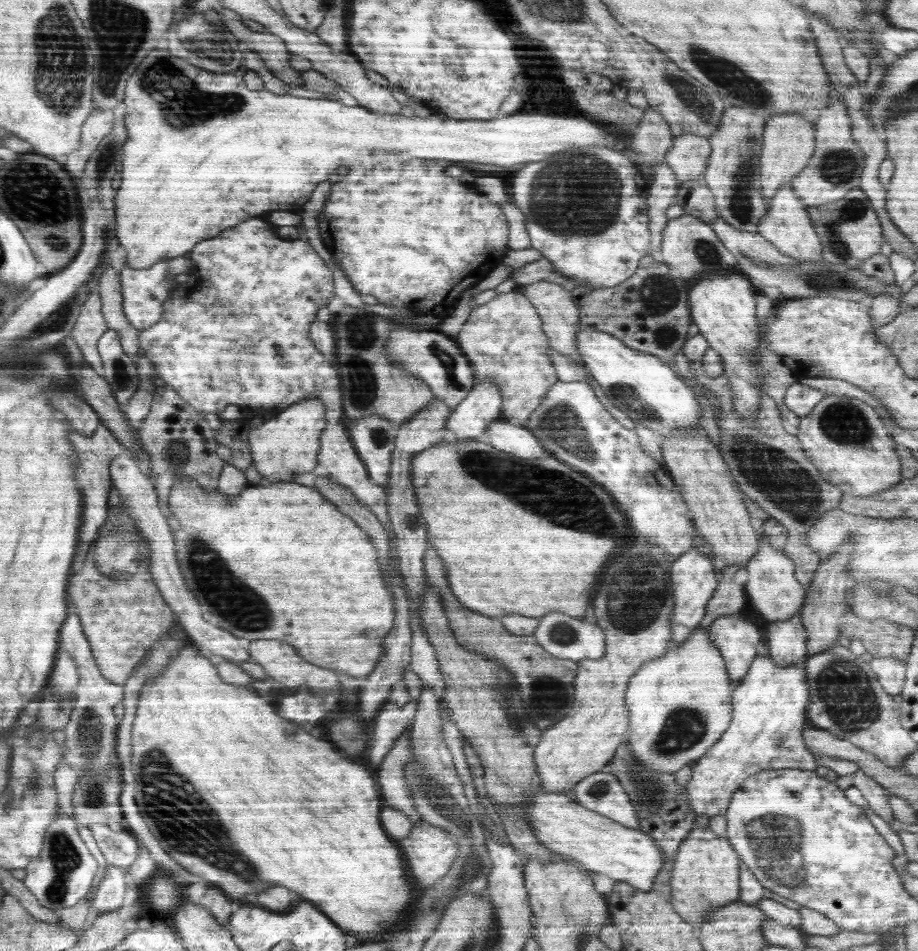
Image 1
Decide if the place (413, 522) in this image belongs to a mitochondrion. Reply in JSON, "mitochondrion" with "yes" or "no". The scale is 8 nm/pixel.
{"mitochondrion":"no"}

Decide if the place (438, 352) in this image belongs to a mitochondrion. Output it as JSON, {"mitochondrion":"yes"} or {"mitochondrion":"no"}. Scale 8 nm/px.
{"mitochondrion":"yes"}

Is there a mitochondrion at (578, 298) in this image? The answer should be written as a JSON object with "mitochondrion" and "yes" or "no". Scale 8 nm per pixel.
{"mitochondrion":"no"}

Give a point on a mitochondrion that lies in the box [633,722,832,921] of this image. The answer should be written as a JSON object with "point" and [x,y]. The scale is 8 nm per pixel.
{"point":[778,842]}

